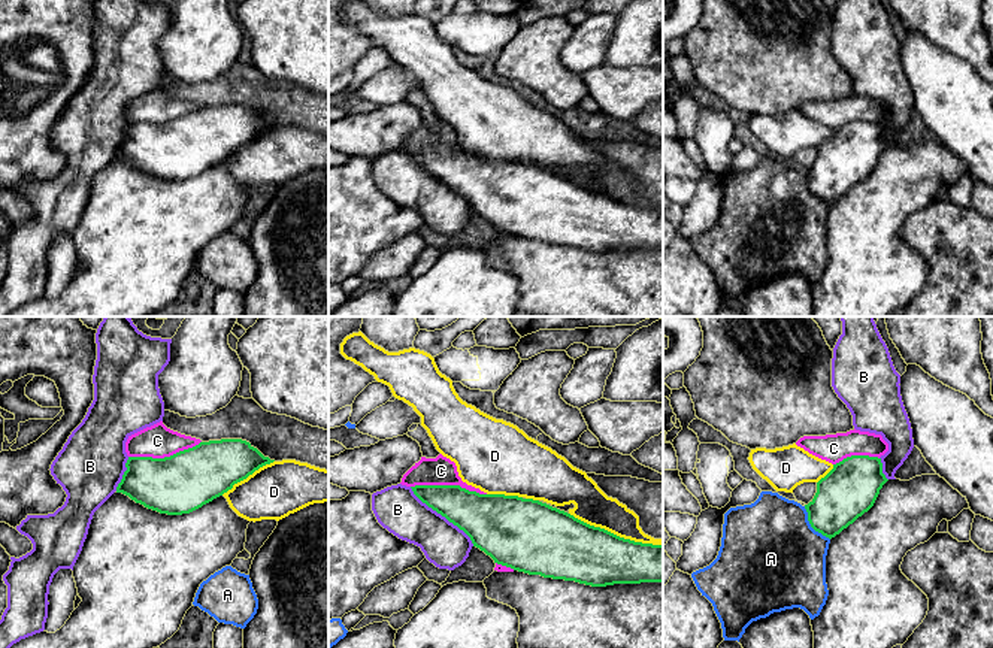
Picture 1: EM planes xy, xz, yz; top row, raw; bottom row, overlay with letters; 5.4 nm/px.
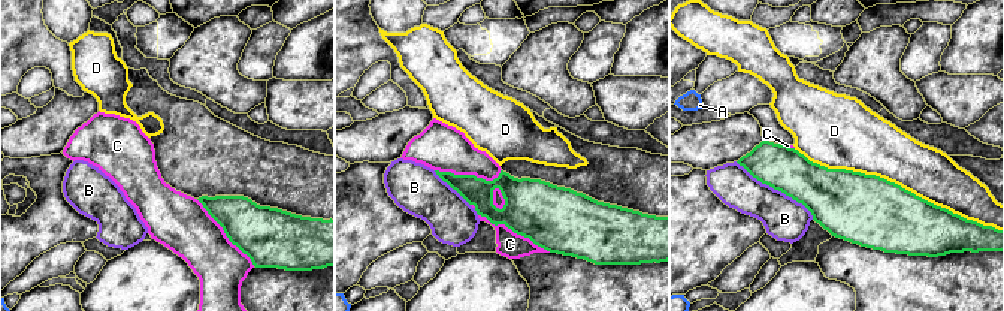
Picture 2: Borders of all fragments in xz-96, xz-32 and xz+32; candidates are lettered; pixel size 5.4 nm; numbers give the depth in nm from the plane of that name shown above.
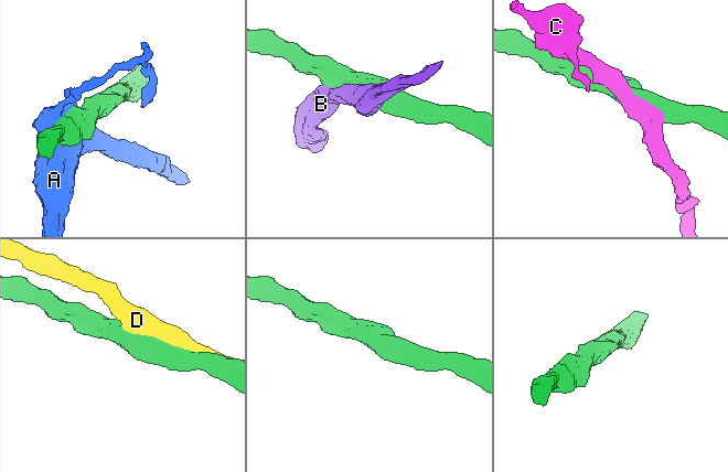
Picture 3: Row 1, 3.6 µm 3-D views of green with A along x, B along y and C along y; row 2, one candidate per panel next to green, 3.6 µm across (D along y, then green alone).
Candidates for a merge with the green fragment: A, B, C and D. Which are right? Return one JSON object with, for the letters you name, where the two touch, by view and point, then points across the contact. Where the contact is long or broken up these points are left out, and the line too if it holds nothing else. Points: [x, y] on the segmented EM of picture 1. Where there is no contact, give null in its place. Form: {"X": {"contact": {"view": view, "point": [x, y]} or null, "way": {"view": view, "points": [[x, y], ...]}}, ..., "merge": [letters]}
{"merge": []}

